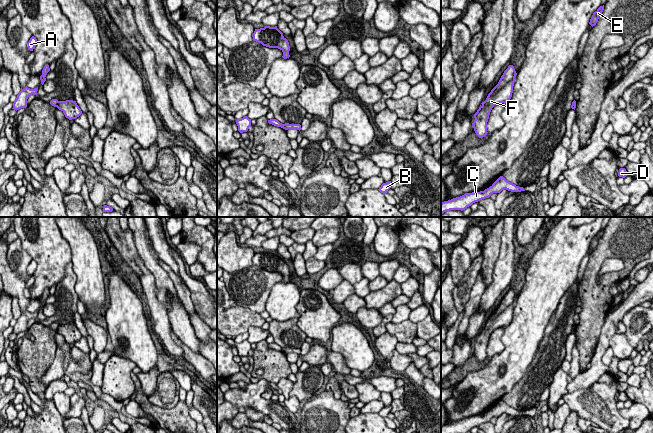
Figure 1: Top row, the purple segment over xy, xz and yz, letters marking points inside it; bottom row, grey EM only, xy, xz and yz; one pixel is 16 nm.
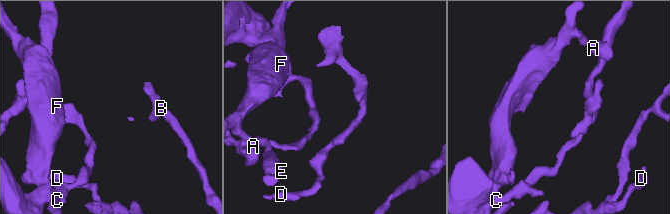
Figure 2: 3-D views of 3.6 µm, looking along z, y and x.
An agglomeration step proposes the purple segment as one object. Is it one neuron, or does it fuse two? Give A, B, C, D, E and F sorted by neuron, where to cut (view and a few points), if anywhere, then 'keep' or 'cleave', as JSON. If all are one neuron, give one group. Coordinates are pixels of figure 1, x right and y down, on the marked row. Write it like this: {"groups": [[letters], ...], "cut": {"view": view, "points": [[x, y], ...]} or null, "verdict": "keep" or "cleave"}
{"groups": [["A", "B", "C", "D", "F"], ["E"]], "cut": {"view": "xz", "points": [[281, 124], [282, 127]]}, "verdict": "cleave"}

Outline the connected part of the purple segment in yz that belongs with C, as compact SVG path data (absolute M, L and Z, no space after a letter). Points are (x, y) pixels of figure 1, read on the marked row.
M500 176L489 188L484 191L465 193L460 197L442 202L441 214L450 210L463 211L473 203L489 198L493 193L500 193L504 189L511 192L525 191L523 187L516 186L515 184L507 181L503 176Z

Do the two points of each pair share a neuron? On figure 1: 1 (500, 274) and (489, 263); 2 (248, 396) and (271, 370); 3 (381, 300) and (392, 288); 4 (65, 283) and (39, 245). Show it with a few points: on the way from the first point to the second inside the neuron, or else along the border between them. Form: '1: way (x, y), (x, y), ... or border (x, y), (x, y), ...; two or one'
1: border (501, 245), (492, 275), (492, 282), (486, 288); two
2: border (259, 379), (265, 379), (268, 382); two
3: way (383, 297), (389, 291); one
4: border (70, 261), (66, 265), (65, 276), (56, 285); two

